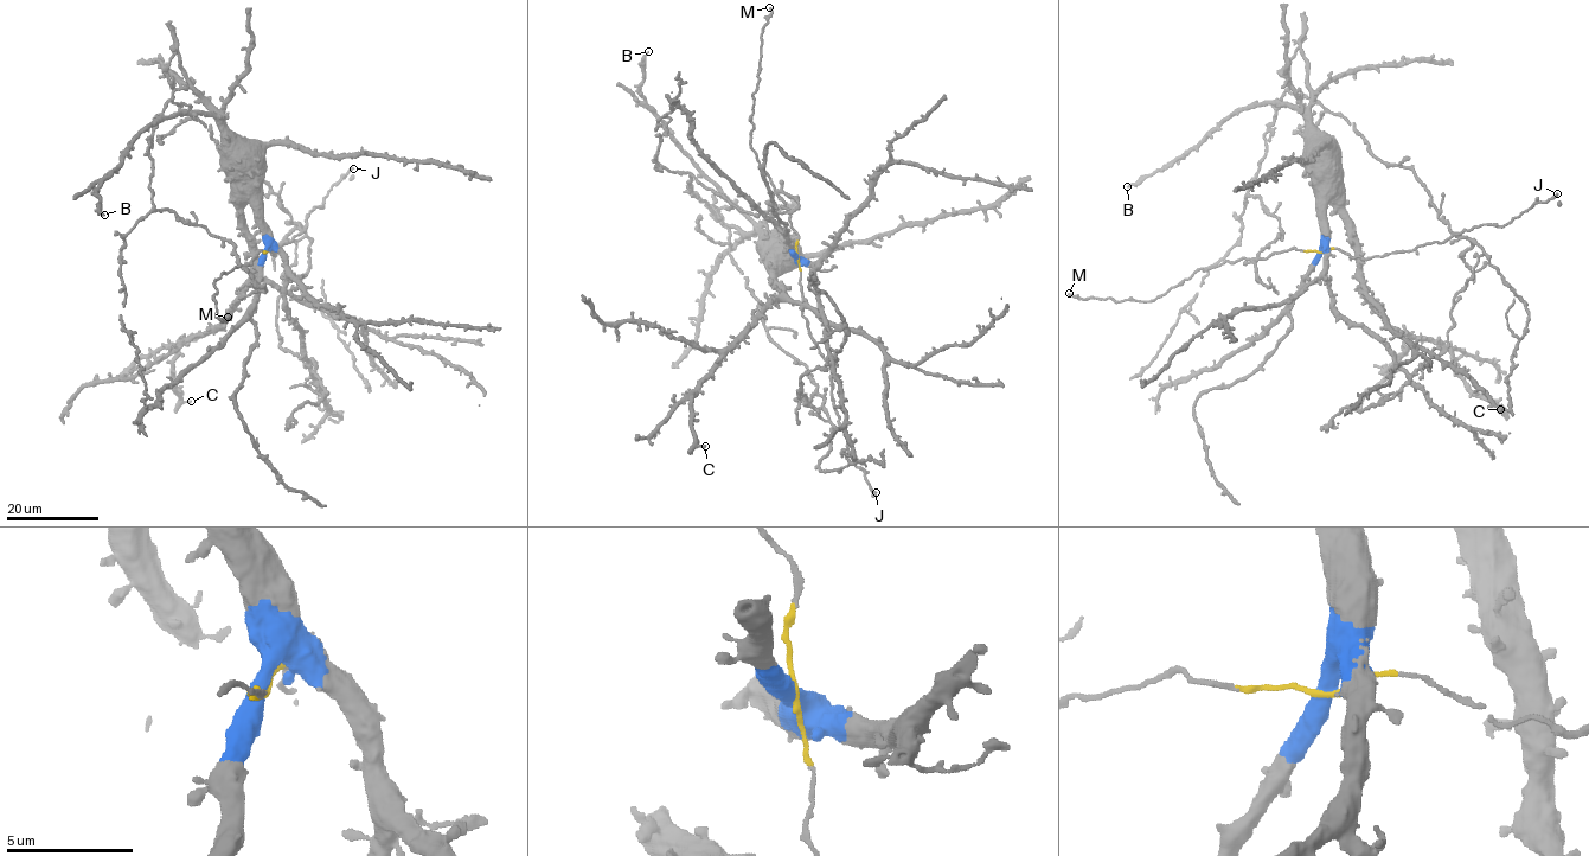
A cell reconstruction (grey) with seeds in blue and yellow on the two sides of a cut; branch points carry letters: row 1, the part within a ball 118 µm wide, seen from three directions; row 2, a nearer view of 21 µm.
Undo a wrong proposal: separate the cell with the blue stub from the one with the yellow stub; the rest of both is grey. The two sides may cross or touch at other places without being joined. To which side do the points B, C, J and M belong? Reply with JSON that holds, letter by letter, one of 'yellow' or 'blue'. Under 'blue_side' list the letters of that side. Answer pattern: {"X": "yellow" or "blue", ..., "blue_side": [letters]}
{"B": "blue", "C": "blue", "J": "yellow", "M": "yellow", "blue_side": ["B", "C"]}

